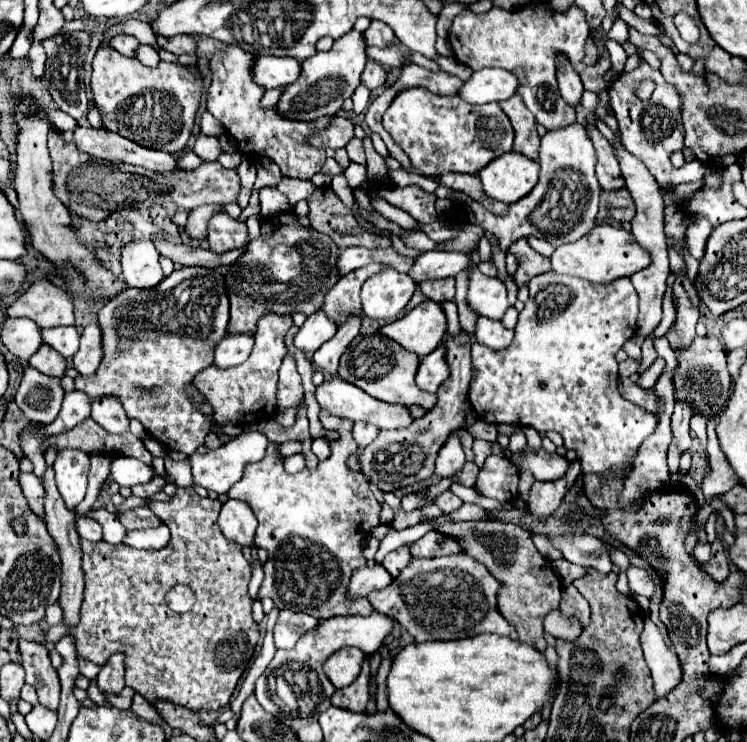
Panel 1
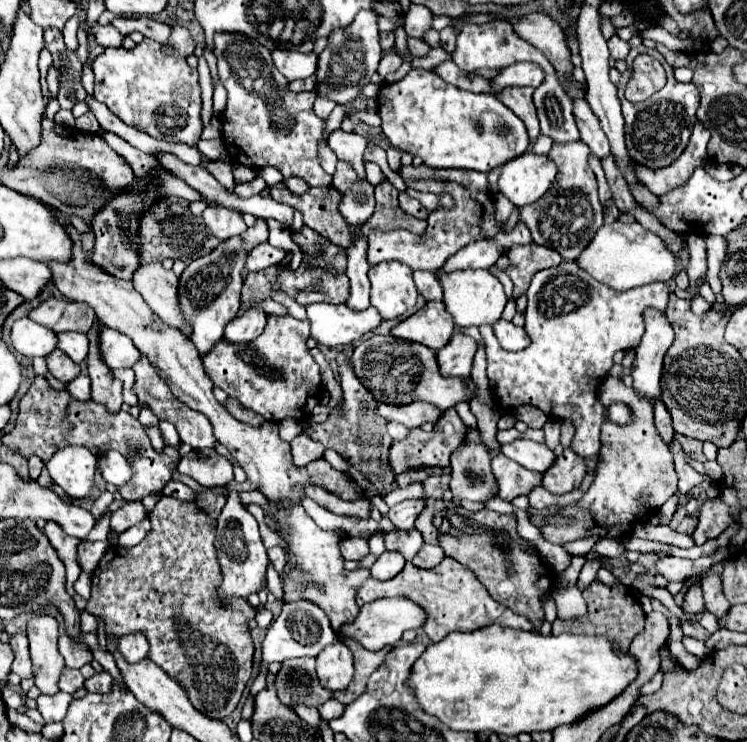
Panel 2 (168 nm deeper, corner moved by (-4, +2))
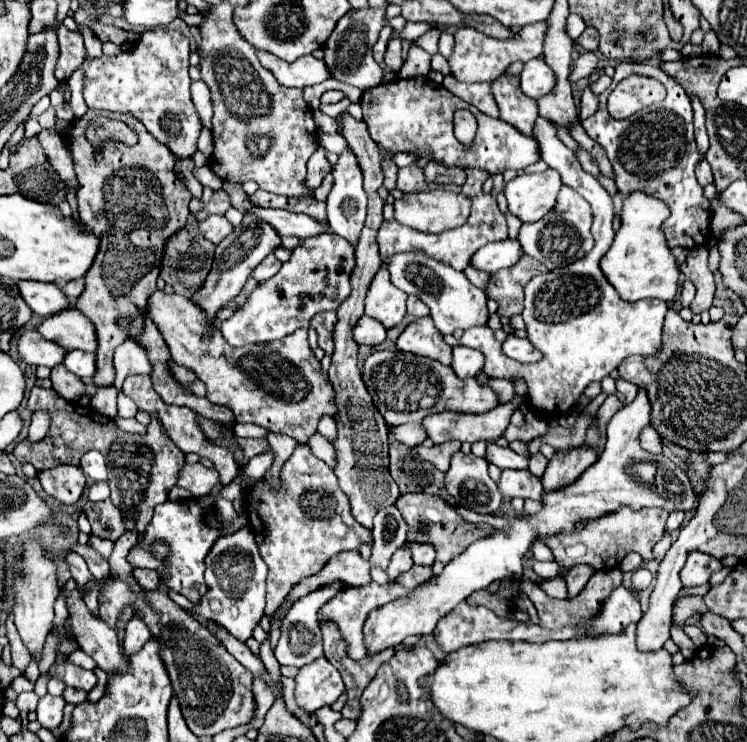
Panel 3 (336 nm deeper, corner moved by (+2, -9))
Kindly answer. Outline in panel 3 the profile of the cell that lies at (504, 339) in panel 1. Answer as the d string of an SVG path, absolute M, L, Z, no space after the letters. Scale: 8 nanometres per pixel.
M508 335L502 349L510 359L520 361L520 363L536 363L542 359L540 351L536 351L536 347L532 347L532 343L528 343L528 339L520 339L516 335Z

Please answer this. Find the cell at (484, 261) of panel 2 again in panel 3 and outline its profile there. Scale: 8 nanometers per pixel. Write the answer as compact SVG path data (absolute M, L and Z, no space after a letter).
M504 239L496 243L488 243L486 247L478 249L472 257L472 265L486 273L496 273L504 267L516 265L522 257L522 247L516 239Z

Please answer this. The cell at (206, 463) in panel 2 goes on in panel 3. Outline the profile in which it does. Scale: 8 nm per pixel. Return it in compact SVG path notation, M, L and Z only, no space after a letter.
M184 463L178 475L178 487L190 491L194 497L208 495L218 481L216 469L208 469L202 463Z

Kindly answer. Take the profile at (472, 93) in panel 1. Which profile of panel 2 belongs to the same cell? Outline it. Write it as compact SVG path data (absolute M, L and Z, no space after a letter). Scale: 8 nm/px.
M518 62L518 64L502 68L490 80L490 88L492 88L492 94L498 94L504 88L512 88L512 86L518 86L518 88L520 86L532 86L532 88L536 88L542 80L544 80L542 68L538 68L532 62Z

